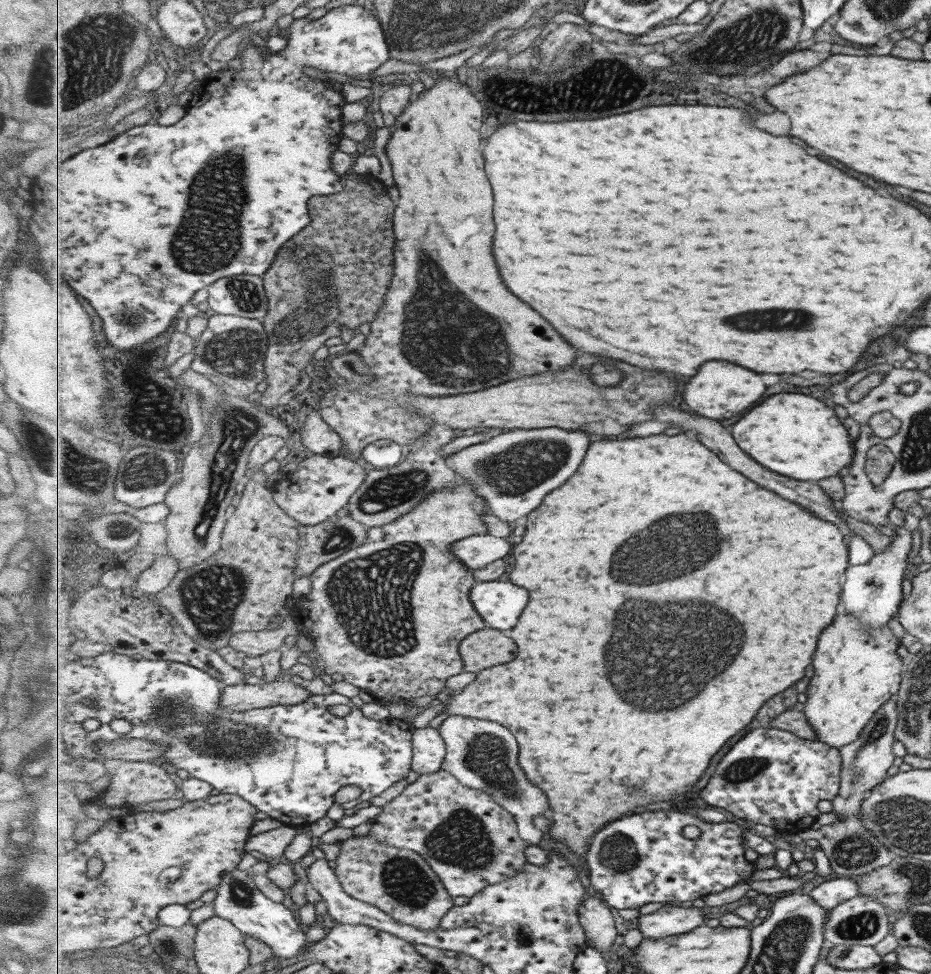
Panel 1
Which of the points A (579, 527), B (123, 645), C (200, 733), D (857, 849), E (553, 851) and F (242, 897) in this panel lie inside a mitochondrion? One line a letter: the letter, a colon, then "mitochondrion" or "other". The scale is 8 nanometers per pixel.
A: other
B: other
C: mitochondrion
D: mitochondrion
E: other
F: mitochondrion

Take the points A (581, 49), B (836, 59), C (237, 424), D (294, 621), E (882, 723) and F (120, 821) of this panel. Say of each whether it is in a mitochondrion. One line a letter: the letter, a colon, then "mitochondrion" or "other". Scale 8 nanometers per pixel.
A: mitochondrion
B: other
C: mitochondrion
D: other
E: mitochondrion
F: other

